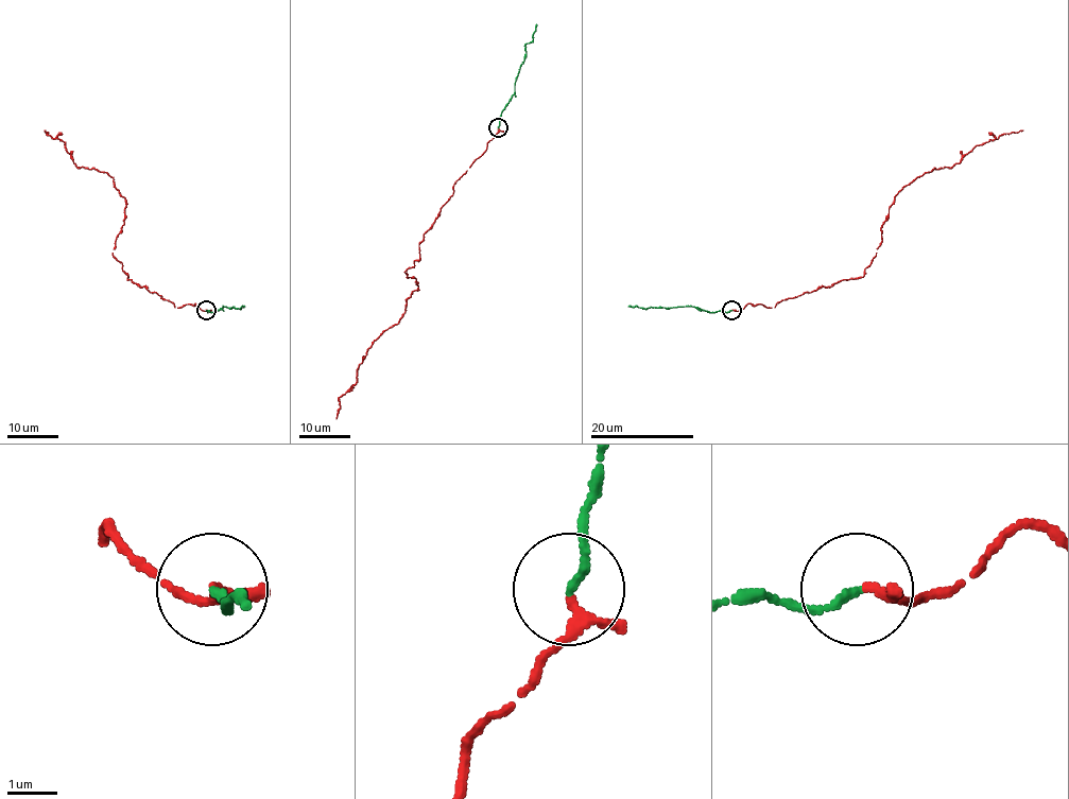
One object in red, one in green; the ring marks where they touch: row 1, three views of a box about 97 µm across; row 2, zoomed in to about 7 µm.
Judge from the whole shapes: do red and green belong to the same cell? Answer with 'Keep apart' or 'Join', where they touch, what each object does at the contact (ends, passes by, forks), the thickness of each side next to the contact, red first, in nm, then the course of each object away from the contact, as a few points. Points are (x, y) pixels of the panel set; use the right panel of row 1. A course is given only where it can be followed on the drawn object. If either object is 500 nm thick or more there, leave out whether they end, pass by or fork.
Join. Place: (731, 310). At the ring red passes by. At the ring green ends. Thickness 180 nm (red) against 150 nm. Course of red: (731, 310), (774, 307), (861, 277), (903, 187), (1023, 129). Course of green: (731, 310), (713, 312), (686, 306), (627, 306)

